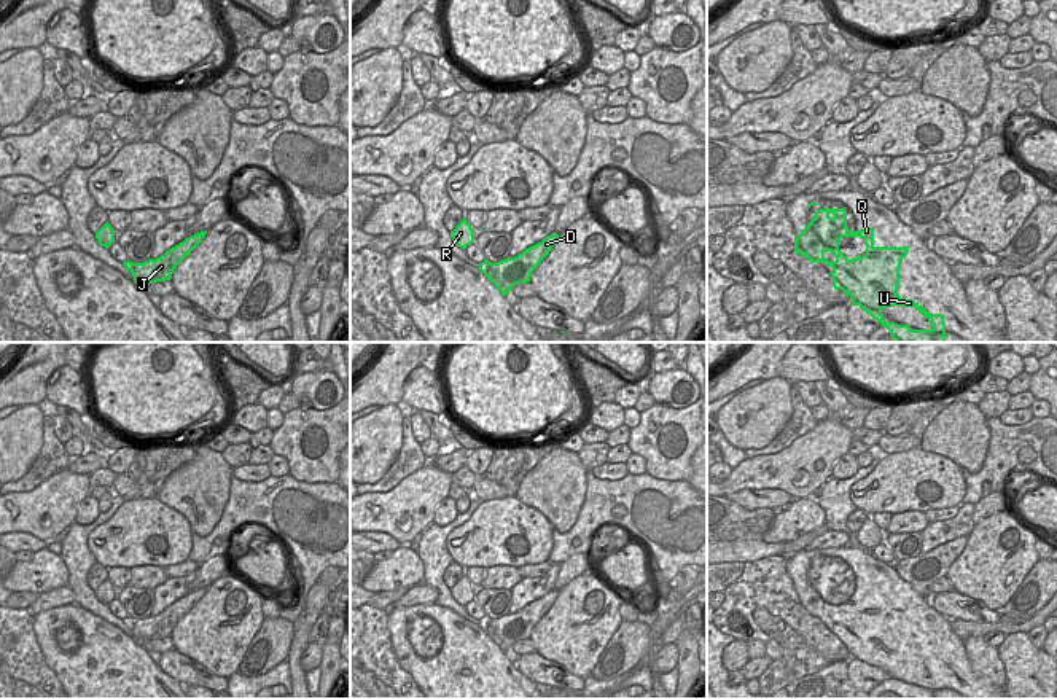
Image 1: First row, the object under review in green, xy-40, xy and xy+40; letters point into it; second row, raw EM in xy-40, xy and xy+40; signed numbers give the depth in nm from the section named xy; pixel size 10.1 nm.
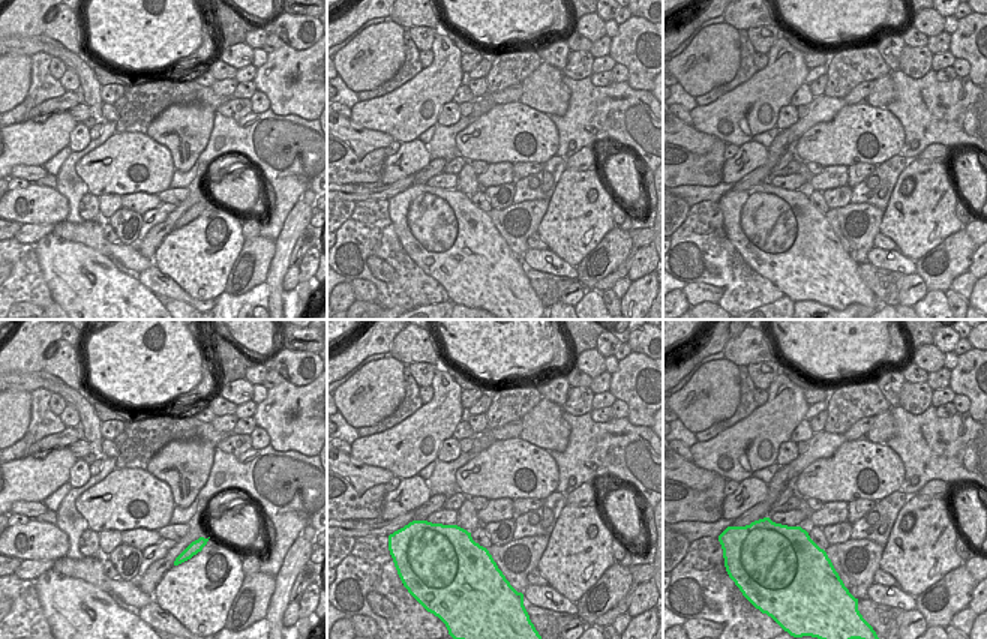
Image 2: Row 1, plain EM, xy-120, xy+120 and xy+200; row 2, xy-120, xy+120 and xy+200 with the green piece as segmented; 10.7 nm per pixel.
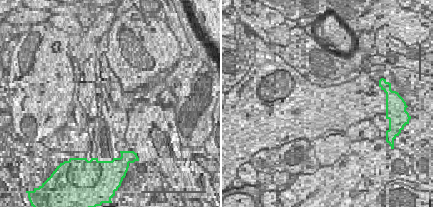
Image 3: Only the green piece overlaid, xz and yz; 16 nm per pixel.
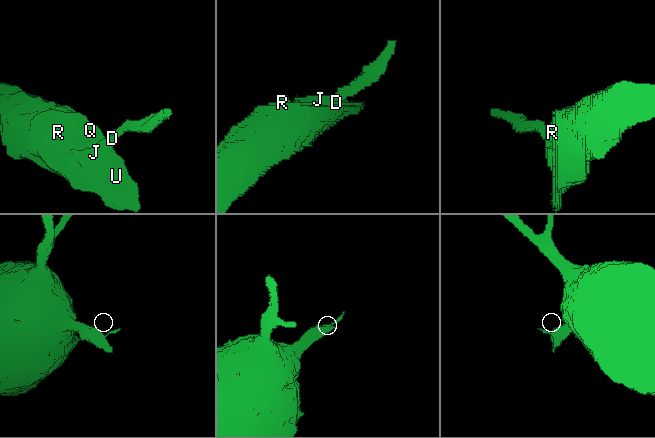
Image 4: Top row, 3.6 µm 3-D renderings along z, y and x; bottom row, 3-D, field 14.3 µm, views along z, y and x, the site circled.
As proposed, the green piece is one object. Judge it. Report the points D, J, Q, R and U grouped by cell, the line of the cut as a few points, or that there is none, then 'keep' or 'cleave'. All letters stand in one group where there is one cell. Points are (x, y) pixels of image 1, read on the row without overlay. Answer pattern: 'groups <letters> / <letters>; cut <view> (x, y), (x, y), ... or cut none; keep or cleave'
groups D J Q R U; cut none; keep

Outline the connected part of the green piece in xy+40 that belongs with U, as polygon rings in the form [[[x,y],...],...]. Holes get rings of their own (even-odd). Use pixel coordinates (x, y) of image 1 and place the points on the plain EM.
[[[820,565],[810,580],[794,592],[794,608],[807,618],[831,623],[834,646],[842,646],[852,662],[860,662],[866,670],[890,688],[895,699],[946,699],[946,678],[942,670],[931,670],[914,656],[898,651],[901,618],[909,603],[876,603],[874,586],[850,588],[845,565]],[[842,594],[861,594],[866,610],[848,616],[839,607]],[[883,664],[915,664],[931,681],[931,686],[912,686],[909,681],[887,678]]]

